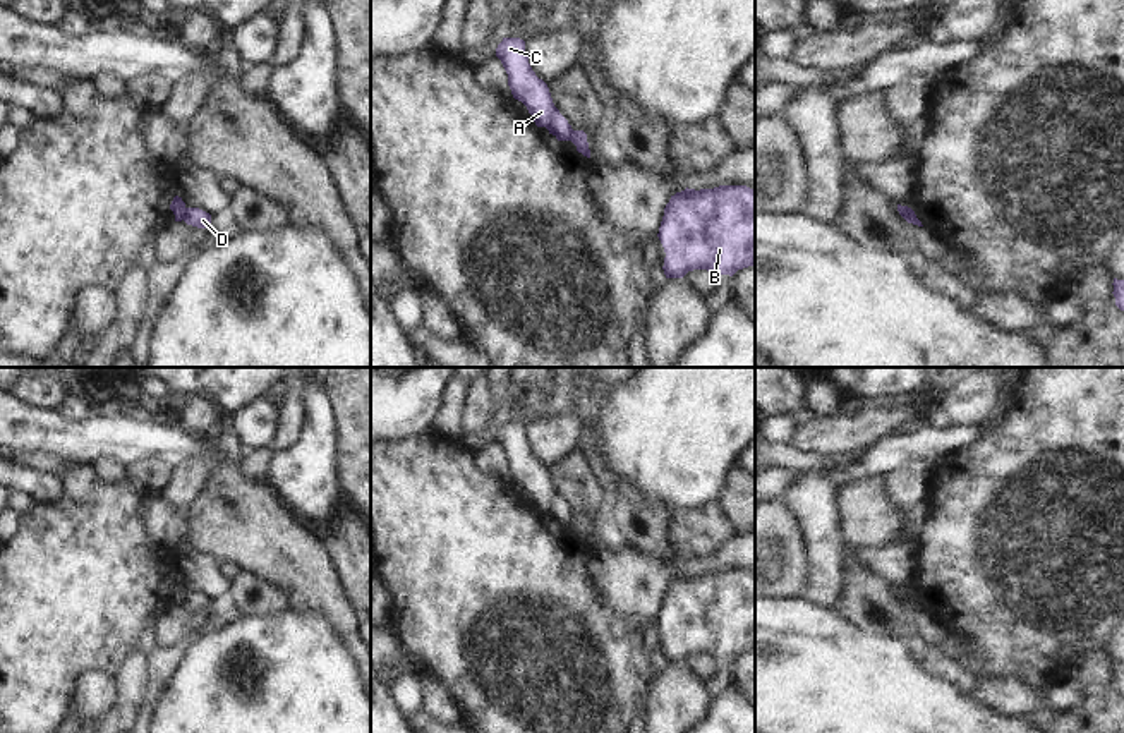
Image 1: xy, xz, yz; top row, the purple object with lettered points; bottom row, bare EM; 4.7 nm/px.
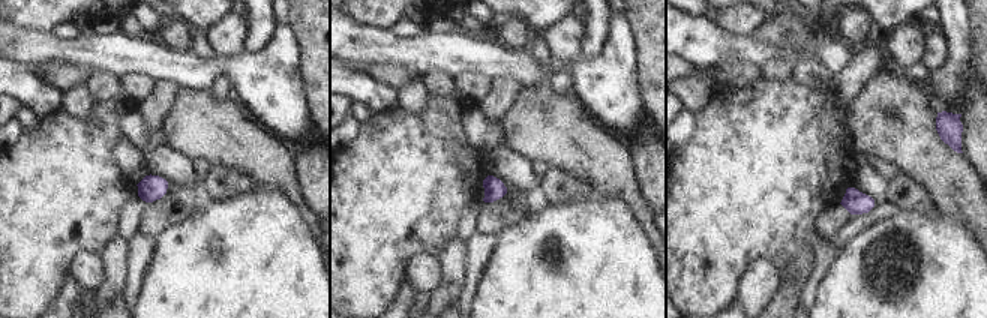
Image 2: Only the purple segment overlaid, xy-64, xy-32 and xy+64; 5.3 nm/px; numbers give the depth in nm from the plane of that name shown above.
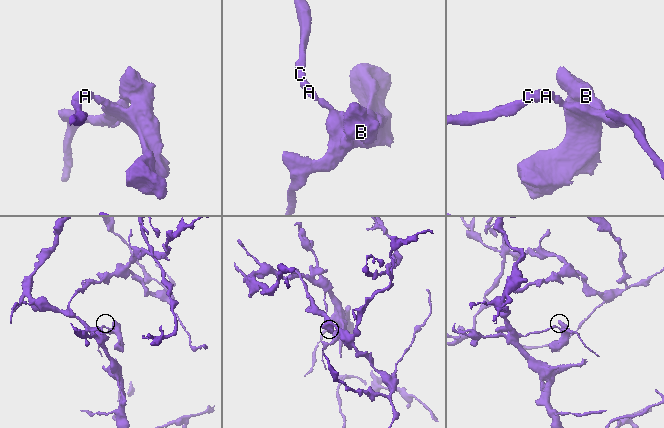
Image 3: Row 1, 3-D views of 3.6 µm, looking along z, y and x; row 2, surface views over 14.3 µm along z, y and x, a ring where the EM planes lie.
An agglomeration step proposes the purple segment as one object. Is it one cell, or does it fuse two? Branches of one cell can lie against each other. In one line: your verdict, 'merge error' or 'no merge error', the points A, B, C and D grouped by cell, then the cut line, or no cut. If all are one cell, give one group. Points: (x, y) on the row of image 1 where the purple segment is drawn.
merge error; groups A C / B D; cut xy (187, 208), (182, 218)

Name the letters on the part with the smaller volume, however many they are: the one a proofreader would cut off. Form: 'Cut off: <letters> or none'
Cut off: B, D

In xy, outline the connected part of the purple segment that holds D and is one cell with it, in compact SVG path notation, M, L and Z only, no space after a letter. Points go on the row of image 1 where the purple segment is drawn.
M187 208L184 221L187 225L209 230L209 227L211 227L211 215L202 211L202 209L199 209L199 208Z

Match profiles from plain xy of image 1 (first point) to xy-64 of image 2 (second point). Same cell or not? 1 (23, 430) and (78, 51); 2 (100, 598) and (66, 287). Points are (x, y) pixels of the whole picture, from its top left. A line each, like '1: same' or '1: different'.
1: same
2: different

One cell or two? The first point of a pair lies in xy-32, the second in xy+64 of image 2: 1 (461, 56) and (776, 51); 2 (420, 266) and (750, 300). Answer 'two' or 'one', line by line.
1: one
2: one

